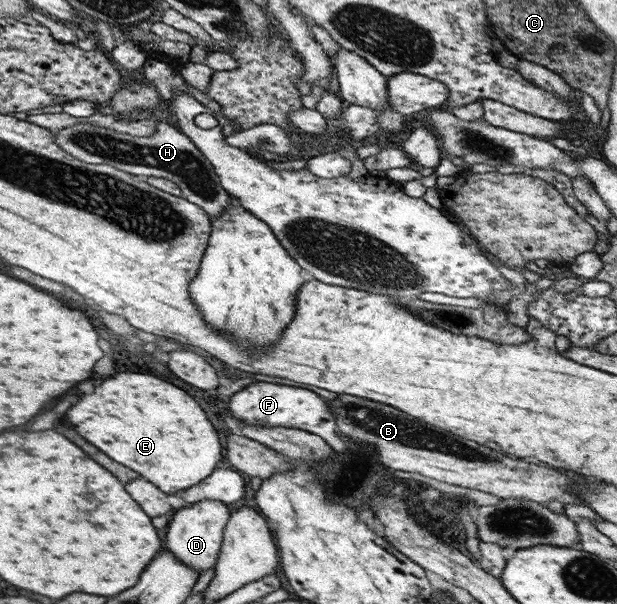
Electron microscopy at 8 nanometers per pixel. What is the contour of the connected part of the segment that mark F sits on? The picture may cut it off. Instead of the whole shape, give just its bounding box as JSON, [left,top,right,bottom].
[225,381,347,452]

